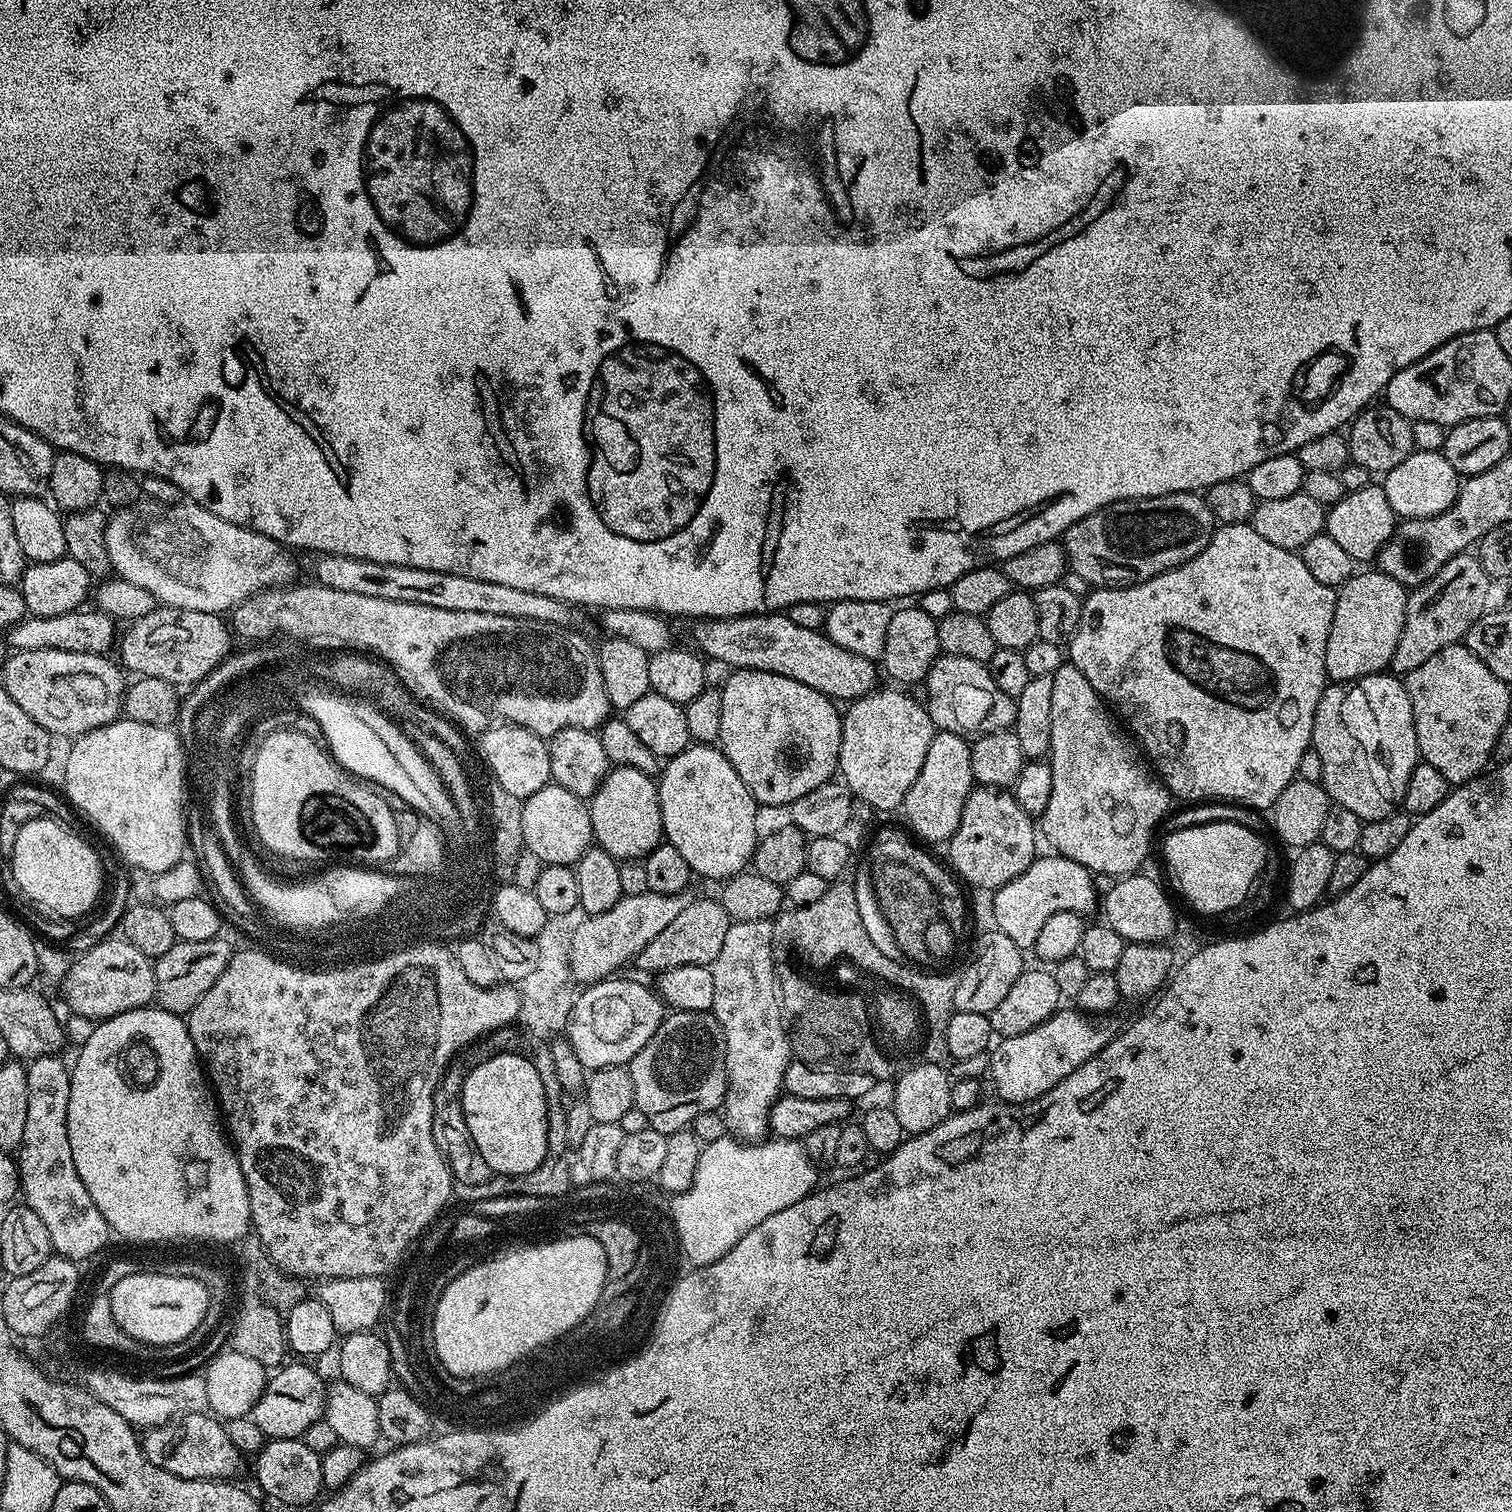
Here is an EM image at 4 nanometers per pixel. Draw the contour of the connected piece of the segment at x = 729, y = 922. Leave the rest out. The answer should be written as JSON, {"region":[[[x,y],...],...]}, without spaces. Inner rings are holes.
{"region":[[[700,896],[681,903],[668,917],[666,930],[658,934],[651,955],[660,962],[682,962],[690,966],[708,968],[722,954],[722,946],[730,936],[734,921],[730,910],[726,910],[723,899],[712,896]]]}

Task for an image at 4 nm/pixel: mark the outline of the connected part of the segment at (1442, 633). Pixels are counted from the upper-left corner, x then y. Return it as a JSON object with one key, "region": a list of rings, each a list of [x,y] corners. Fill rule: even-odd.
{"region":[[[1471,551],[1451,556],[1426,583],[1407,593],[1394,664],[1404,668],[1405,673],[1413,672],[1422,666],[1422,662],[1434,658],[1438,650],[1461,643],[1470,626],[1474,626],[1476,619],[1486,611],[1484,603],[1488,600],[1488,587],[1490,581],[1486,570],[1482,570],[1479,559]]]}

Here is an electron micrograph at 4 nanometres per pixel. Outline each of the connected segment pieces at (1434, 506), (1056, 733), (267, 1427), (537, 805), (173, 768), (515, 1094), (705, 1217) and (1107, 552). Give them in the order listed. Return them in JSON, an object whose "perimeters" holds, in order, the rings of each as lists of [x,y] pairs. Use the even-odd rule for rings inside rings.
{"perimeters":[[[[1412,451],[1409,456],[1398,466],[1383,473],[1382,491],[1390,510],[1395,514],[1397,521],[1417,520],[1427,516],[1437,516],[1456,501],[1456,495],[1460,493],[1461,477],[1446,462],[1443,451],[1418,452]]],[[[1062,658],[1047,678],[1050,686],[1050,734],[1046,771],[1050,774],[1050,806],[1042,827],[1048,831],[1059,851],[1090,862],[1101,873],[1135,873],[1132,871],[1143,862],[1148,852],[1148,839],[1155,834],[1168,807],[1174,804],[1173,797],[1161,777],[1150,767],[1135,735],[1089,683],[1078,662]]],[[[285,1363],[279,1370],[273,1371],[268,1377],[268,1385],[264,1387],[258,1402],[250,1413],[252,1420],[258,1422],[262,1434],[268,1440],[278,1438],[300,1438],[314,1422],[324,1419],[324,1401],[326,1399],[326,1383],[311,1368],[311,1363]]],[[[549,786],[538,794],[534,794],[528,800],[523,801],[521,814],[521,828],[524,839],[523,847],[528,847],[529,852],[538,863],[545,867],[575,868],[577,869],[593,853],[594,826],[589,805],[583,804],[574,794],[568,794],[566,790]]],[[[128,720],[117,724],[114,728],[107,728],[104,732],[96,732],[93,736],[86,737],[85,740],[75,741],[69,747],[72,749],[69,750],[68,757],[64,760],[64,792],[62,791],[62,796],[70,805],[71,811],[75,814],[77,812],[90,827],[97,828],[112,843],[113,850],[128,863],[127,867],[129,869],[146,870],[153,877],[169,872],[177,865],[185,863],[186,860],[186,856],[184,856],[184,848],[186,849],[185,814],[180,804],[182,793],[178,789],[178,769],[185,763],[185,750],[181,737],[176,737],[172,732],[174,731],[169,730],[167,727],[144,725],[142,722]]],[[[507,1055],[498,1057],[493,1064],[486,1065],[484,1069],[481,1067],[475,1073],[476,1081],[471,1081],[466,1092],[466,1111],[473,1142],[476,1143],[478,1153],[482,1154],[483,1160],[488,1164],[491,1175],[515,1178],[537,1172],[550,1157],[550,1107],[544,1083],[531,1062],[524,1055]]],[[[727,1142],[707,1149],[702,1156],[702,1172],[692,1194],[670,1201],[672,1225],[679,1251],[685,1252],[696,1266],[718,1262],[754,1226],[766,1222],[770,1214],[794,1206],[813,1191],[814,1176],[795,1151],[771,1154],[741,1154]],[[698,1216],[699,1222],[696,1222]]],[[[1179,492],[1173,496],[1159,496],[1153,500],[1123,500],[1106,506],[1080,522],[1074,522],[1062,539],[1070,550],[1072,571],[1081,576],[1092,590],[1119,590],[1138,584],[1148,584],[1168,572],[1192,564],[1212,545],[1218,531],[1216,519],[1207,499],[1199,492]]]]}

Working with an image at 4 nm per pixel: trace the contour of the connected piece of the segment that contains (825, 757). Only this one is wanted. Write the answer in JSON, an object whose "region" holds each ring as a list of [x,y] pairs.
{"region":[[[739,666],[729,669],[720,680],[720,689],[714,693],[718,706],[715,751],[722,763],[736,775],[753,804],[761,809],[799,809],[802,801],[818,794],[818,790],[841,775],[846,750],[845,713],[841,705],[826,694],[818,694],[818,690],[810,690],[810,686],[798,686],[798,682],[782,678],[782,674]]]}

